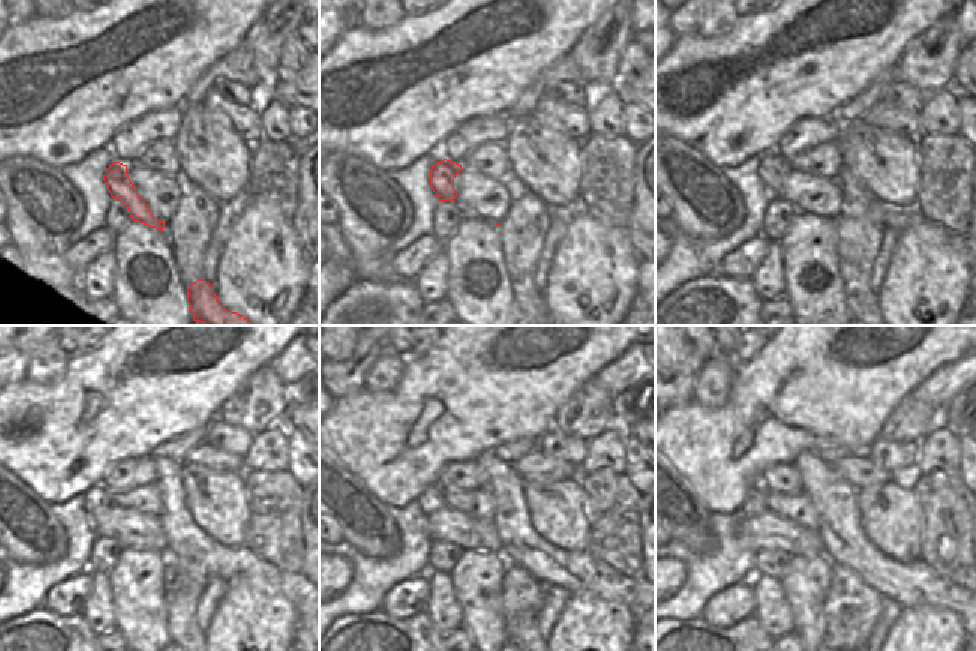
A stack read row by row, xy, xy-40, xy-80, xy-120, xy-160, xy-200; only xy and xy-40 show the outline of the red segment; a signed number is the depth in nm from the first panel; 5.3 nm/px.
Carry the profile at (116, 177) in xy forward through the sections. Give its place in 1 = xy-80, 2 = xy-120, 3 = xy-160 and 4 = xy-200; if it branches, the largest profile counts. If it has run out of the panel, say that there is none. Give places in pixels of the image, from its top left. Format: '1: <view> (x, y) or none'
1: xy-80 (772, 170)
2: xy-120 (98, 498)
3: xy-160 (432, 500)
4: xy-200 (754, 504)

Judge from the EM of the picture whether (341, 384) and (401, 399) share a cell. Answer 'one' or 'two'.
two

